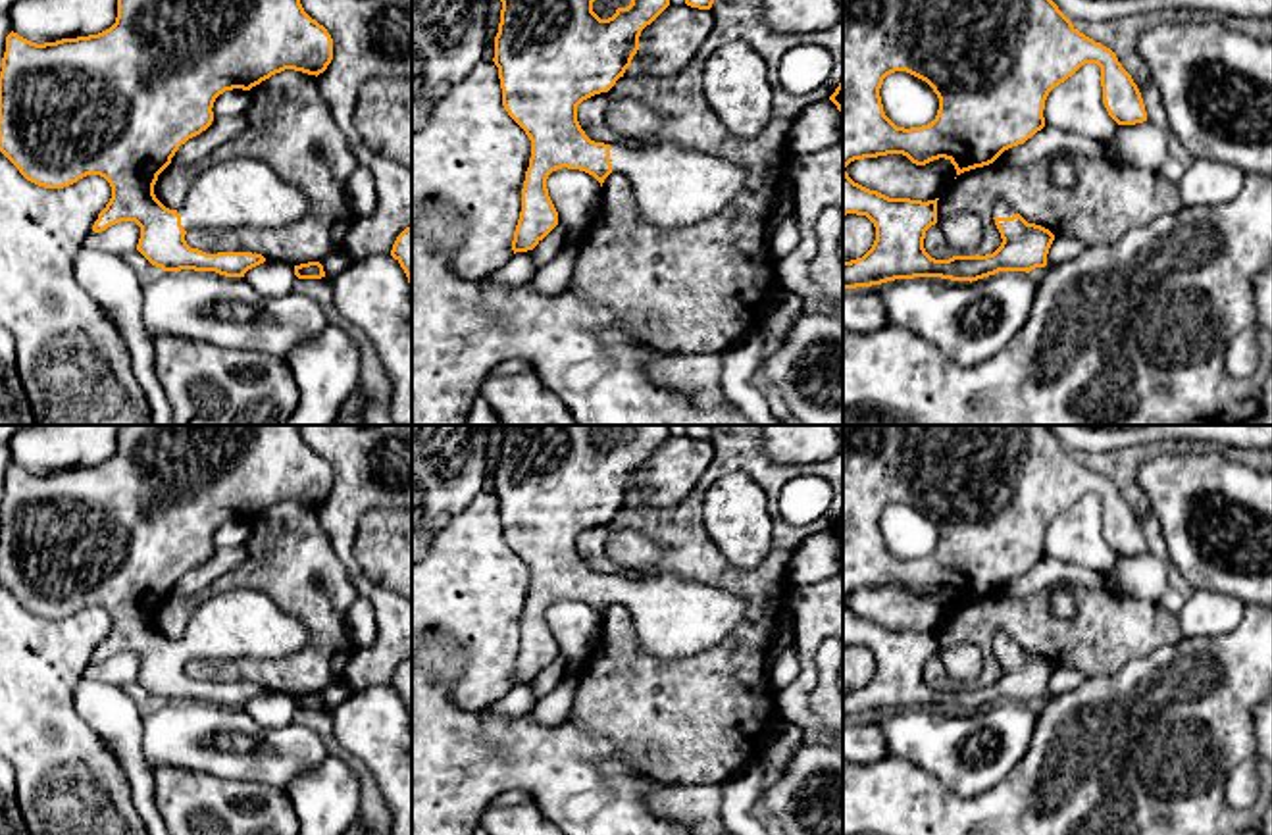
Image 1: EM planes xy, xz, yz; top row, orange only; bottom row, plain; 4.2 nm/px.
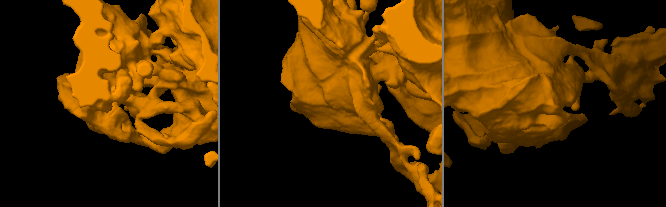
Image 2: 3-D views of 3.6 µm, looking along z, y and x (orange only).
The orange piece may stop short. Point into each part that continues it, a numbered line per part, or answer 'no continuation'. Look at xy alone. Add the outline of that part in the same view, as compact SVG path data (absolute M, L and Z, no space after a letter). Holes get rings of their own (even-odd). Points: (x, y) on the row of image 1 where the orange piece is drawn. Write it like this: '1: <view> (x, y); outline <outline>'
1: xy (241, 191); outline M237 156L210 162L194 177L181 208L181 225L191 229L235 229L235 227L287 227L300 221L308 212L308 196L281 179L269 165L256 158Z

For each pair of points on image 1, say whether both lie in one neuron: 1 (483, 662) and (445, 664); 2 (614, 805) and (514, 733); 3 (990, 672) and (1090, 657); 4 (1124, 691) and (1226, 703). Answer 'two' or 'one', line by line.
1: two
2: one
3: one
4: one

